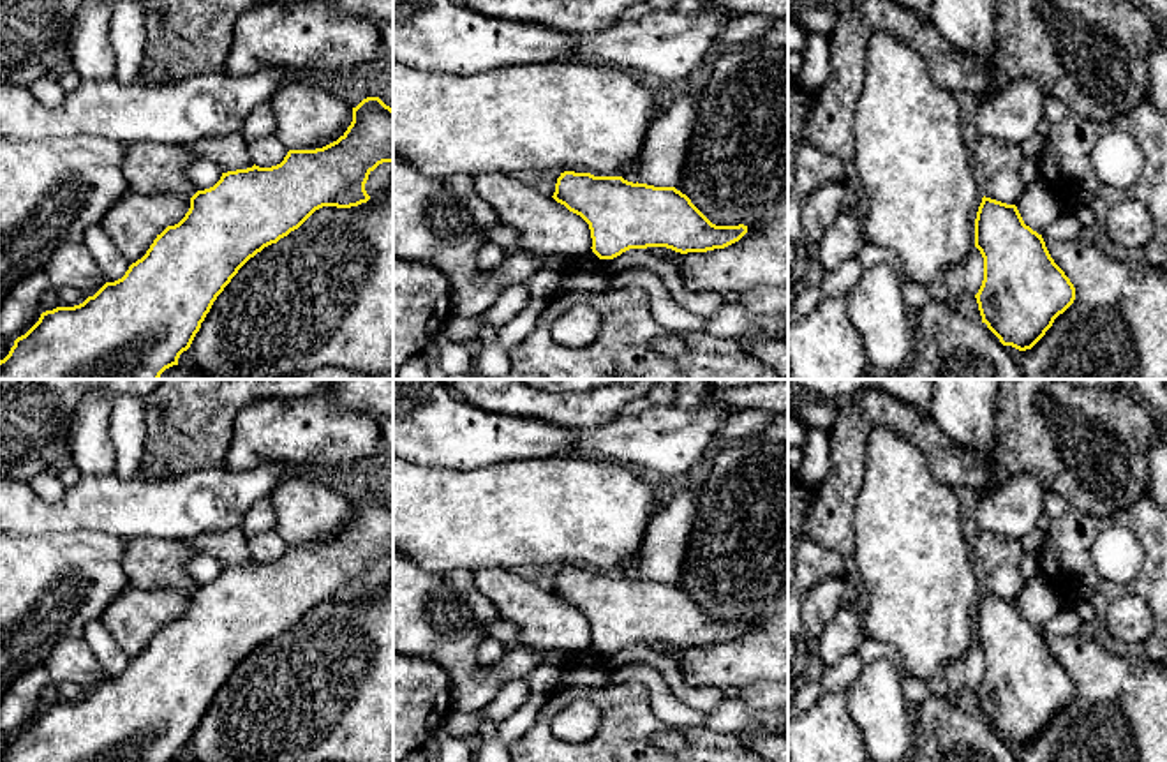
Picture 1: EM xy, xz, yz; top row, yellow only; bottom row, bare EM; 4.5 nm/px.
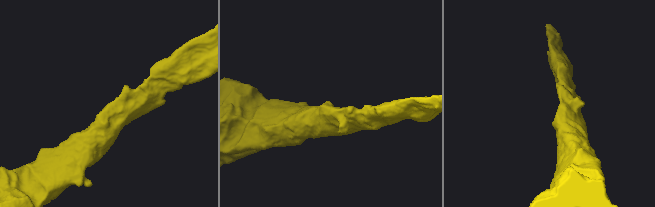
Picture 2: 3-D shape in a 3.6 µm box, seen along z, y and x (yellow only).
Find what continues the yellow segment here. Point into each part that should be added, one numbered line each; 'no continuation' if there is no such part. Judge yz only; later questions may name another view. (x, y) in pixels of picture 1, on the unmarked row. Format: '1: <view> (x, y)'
no continuation

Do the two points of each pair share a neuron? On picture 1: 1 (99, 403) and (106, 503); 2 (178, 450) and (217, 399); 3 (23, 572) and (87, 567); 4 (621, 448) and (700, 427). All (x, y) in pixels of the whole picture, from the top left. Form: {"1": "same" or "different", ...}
{"1": "different", "2": "same", "3": "same", "4": "same"}

